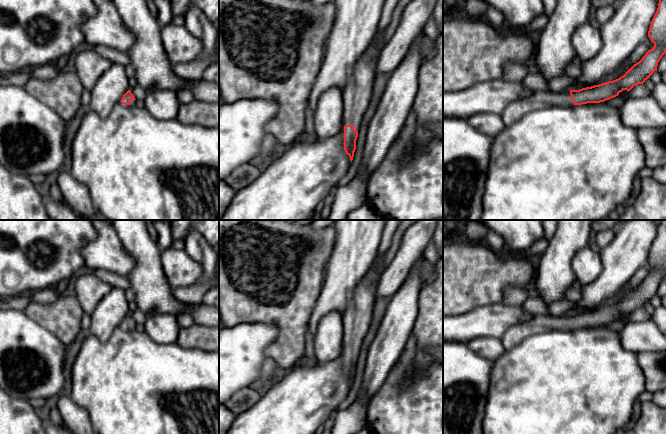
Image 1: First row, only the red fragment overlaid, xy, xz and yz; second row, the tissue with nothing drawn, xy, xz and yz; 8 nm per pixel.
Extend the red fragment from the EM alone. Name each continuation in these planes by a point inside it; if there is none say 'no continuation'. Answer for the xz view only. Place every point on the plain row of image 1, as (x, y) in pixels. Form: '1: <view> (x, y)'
1: xz (357, 319)

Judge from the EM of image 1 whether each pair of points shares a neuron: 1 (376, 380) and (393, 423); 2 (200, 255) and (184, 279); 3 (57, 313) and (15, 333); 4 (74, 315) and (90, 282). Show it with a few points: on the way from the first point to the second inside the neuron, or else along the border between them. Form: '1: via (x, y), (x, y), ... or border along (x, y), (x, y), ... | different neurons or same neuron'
1: border along (392, 368), (382, 386), (370, 399), (366, 408) | different neurons
2: border along (184, 250), (201, 265), (202, 279) | different neurons
3: border along (23, 311), (56, 336) | different neurons
4: border along (75, 295), (84, 312) | different neurons

